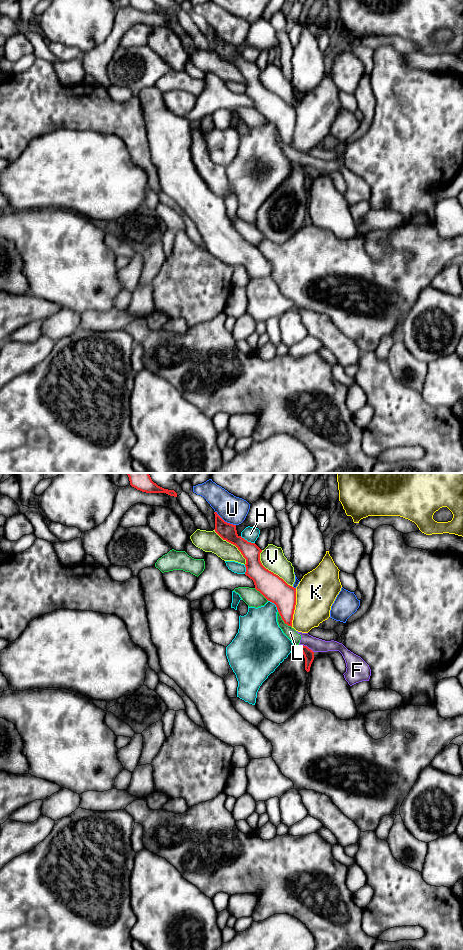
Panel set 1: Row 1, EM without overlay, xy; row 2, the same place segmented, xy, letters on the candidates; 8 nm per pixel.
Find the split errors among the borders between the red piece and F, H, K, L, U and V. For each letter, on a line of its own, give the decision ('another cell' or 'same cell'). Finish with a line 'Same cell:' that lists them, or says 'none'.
F: another cell
H: another cell
K: another cell
L: another cell
U: another cell
V: another cell
Same cell: none

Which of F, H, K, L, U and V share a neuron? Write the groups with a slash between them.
F L / H / K / U / V

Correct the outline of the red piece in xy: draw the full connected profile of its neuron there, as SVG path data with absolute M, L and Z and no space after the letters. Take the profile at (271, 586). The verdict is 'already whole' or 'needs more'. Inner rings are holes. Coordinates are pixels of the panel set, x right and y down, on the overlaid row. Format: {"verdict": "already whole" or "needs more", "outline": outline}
{"verdict": "already whole", "outline": "M217 512L215 532L227 542L235 545L246 559L245 575L253 580L255 589L268 601L274 603L285 624L292 627L296 605L296 588L288 585L282 578L266 569L260 561L262 550L237 534L236 525L225 522Z"}

